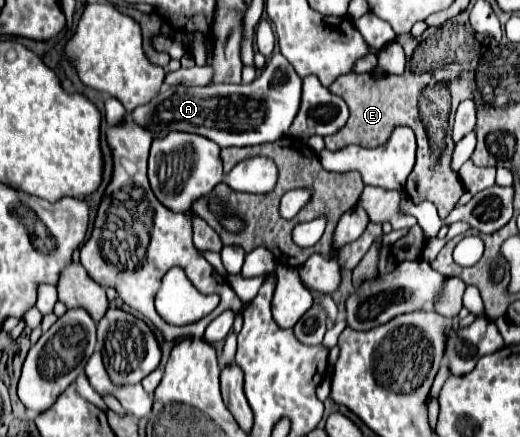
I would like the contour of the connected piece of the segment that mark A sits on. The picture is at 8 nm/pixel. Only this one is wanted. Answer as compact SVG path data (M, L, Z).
M274 53L272 59L264 65L262 73L250 83L250 85L206 85L206 87L174 87L174 89L162 89L152 101L146 105L136 107L130 117L136 125L148 129L148 131L186 131L202 135L210 141L214 141L220 147L246 147L246 145L258 145L276 141L278 137L288 133L288 127L294 119L294 113L298 113L298 101L302 95L302 79L294 73L292 67L288 67L286 57L282 53Z

